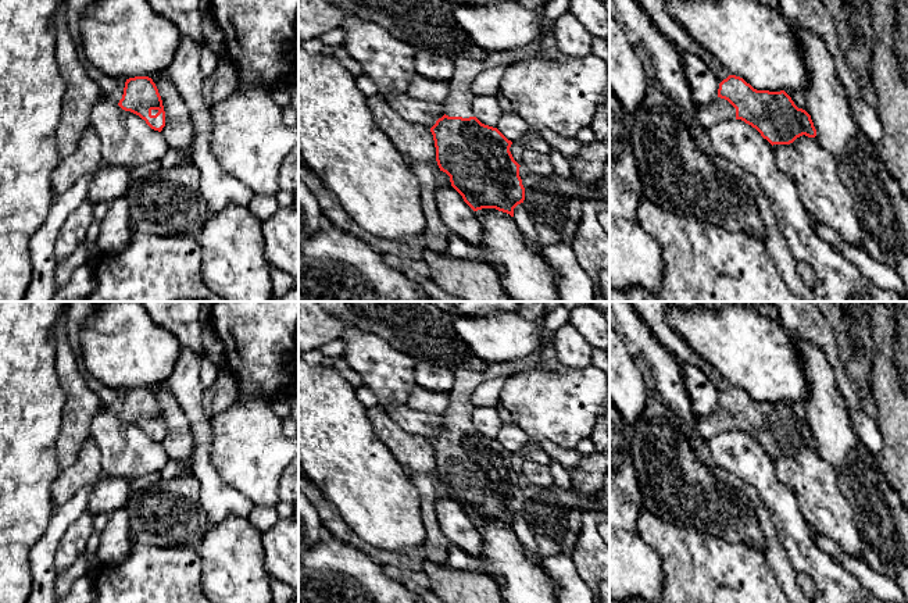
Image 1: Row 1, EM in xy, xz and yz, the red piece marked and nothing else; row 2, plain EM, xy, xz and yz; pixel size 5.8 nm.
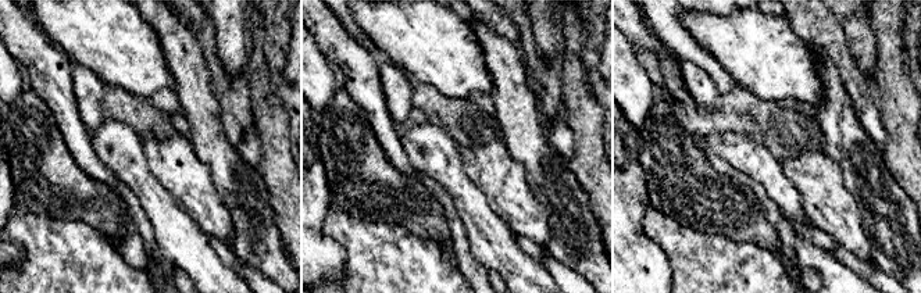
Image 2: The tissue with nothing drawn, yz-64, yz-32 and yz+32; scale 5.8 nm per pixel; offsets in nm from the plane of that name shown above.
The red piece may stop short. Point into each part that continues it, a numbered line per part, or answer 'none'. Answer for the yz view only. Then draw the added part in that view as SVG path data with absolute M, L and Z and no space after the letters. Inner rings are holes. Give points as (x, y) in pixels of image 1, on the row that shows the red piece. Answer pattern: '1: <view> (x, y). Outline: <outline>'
1: yz (719, 110). Outline: M716 97L707 106L696 103L693 114L704 128L709 128L721 121L736 119L736 108L721 97Z

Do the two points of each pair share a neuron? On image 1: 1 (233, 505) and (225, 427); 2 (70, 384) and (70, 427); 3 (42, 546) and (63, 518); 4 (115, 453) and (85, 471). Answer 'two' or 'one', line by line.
1: two
2: one
3: one
4: two

